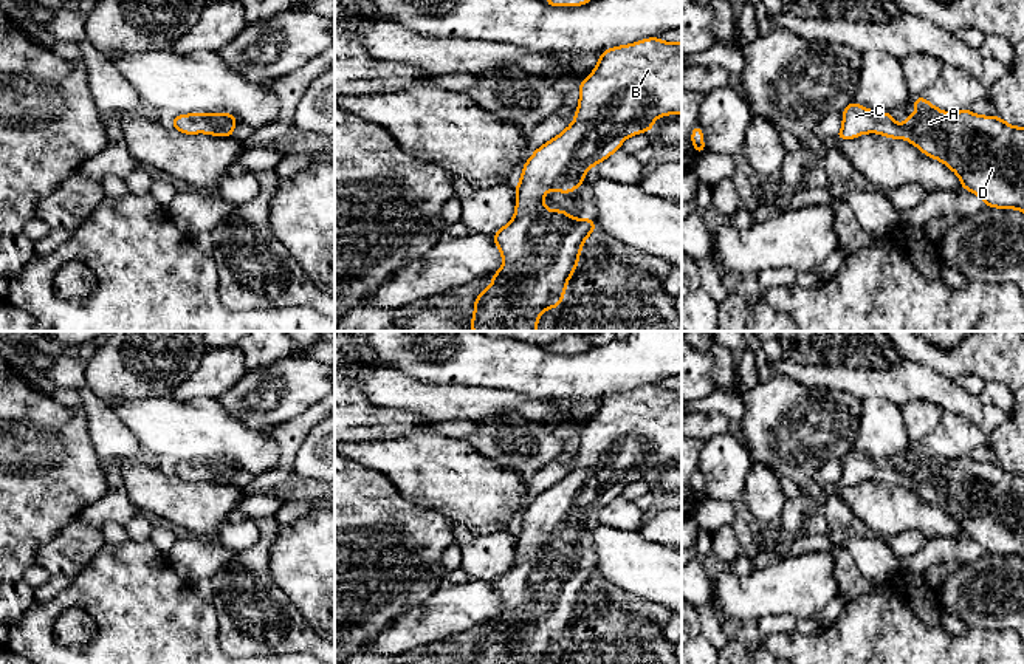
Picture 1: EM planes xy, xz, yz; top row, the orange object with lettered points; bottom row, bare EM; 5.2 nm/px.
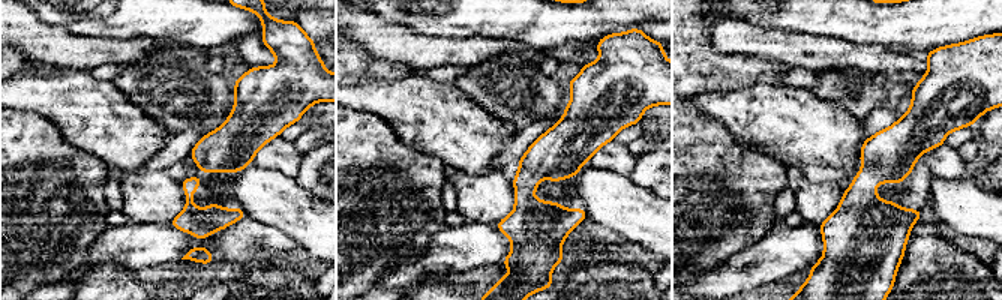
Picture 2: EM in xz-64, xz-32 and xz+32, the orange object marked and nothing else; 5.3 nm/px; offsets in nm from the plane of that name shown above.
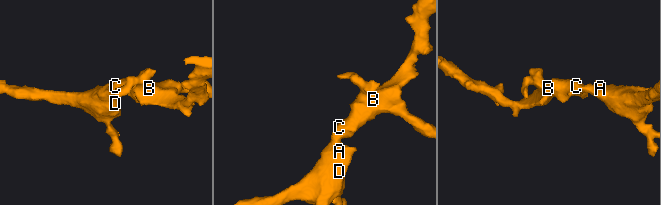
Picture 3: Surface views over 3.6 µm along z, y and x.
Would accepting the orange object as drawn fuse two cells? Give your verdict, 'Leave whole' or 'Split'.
Leave whole

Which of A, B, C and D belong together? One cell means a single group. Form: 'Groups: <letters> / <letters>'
Groups: A B C D

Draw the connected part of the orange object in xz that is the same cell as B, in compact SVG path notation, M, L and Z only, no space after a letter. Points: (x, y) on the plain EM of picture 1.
M649 384L604 396L595 410L593 419L578 435L579 450L573 469L558 483L536 495L522 514L522 523L516 532L513 566L493 582L503 611L491 622L493 630L476 644L472 664L541 664L545 656L561 652L567 628L576 616L582 591L596 574L595 566L573 565L564 556L552 557L542 551L542 546L552 536L564 542L581 534L586 519L592 512L598 512L615 500L624 486L637 480L651 478L657 464L672 460L682 461L682 388L669 390L658 384Z

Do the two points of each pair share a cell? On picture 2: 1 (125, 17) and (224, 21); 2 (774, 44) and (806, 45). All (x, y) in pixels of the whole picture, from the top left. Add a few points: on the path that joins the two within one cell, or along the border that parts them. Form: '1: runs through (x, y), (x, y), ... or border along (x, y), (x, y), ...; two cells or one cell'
1: runs through (149, 17), (200, 21); one cell
2: runs through (782, 45), (798, 45); one cell

